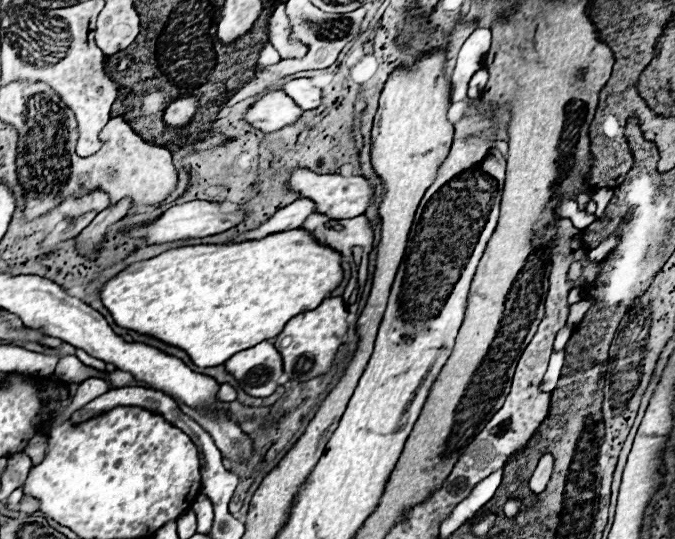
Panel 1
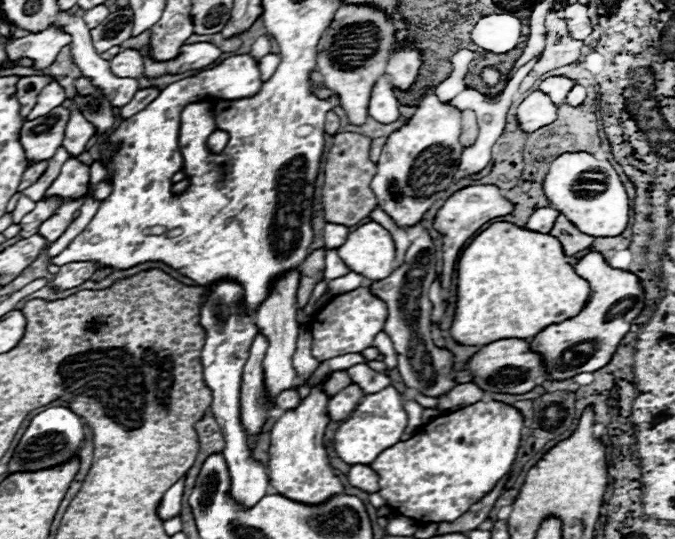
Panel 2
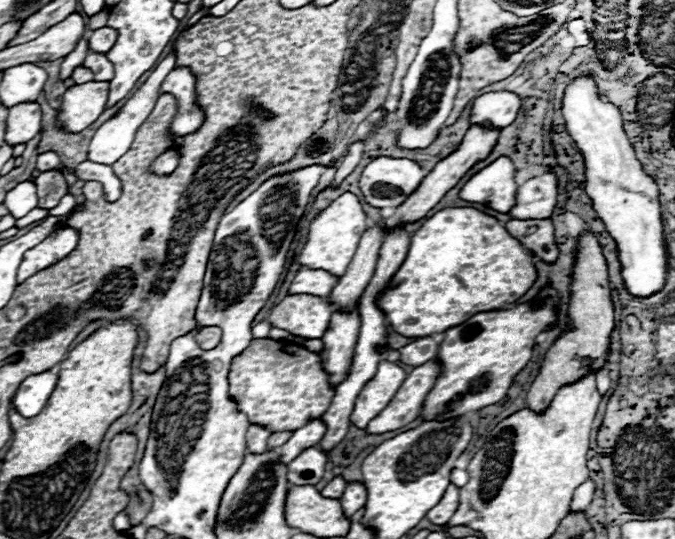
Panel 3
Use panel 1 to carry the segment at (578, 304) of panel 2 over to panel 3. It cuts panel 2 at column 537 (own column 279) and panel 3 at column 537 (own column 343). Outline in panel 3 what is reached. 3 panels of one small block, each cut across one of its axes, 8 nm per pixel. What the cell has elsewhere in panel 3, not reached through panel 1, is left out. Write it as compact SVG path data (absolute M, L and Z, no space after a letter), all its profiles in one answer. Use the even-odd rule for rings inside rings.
M444 208L432 218L426 218L422 226L412 234L408 256L390 288L378 298L378 306L384 310L392 330L404 338L424 338L446 332L450 326L458 326L478 312L500 310L504 304L514 304L522 298L538 278L538 270L532 262L534 254L508 234L504 224L474 208Z

